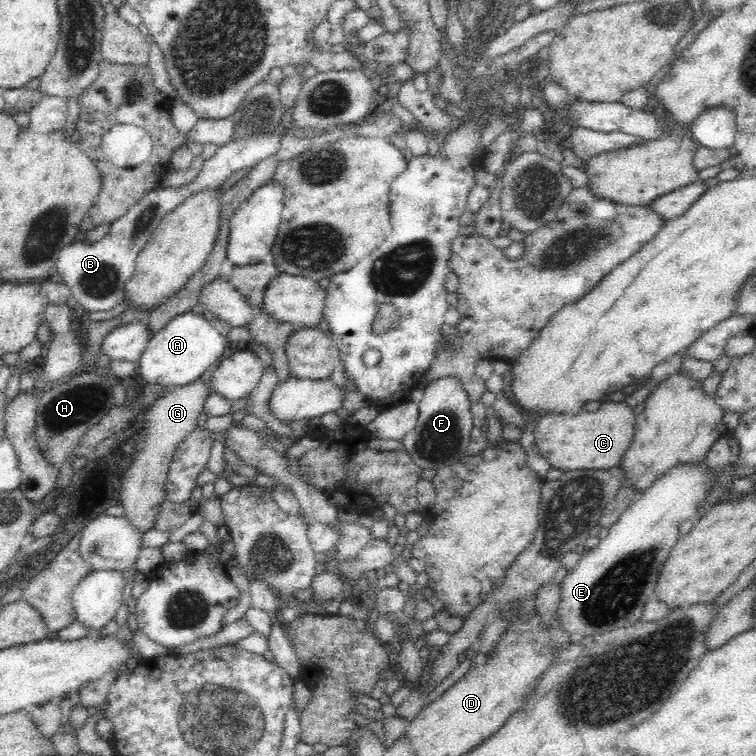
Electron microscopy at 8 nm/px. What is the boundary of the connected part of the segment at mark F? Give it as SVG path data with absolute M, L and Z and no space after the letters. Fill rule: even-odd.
M454 376L440 377L430 381L420 400L416 426L401 440L405 451L422 469L433 473L444 465L457 464L466 455L473 428L471 401L462 385Z

